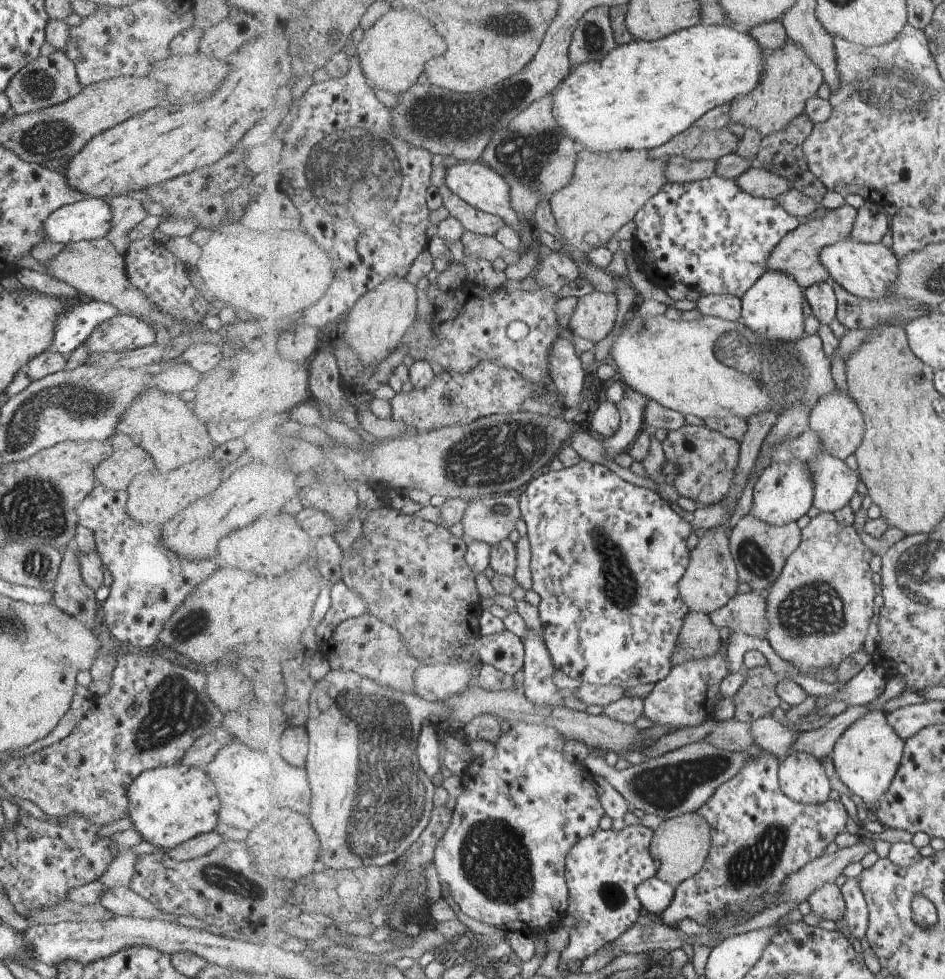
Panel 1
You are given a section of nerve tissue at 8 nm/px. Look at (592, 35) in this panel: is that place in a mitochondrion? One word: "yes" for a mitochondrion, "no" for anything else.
yes

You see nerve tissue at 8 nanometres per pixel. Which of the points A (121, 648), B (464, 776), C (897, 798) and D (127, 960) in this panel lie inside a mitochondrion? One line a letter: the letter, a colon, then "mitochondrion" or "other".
A: other
B: other
C: other
D: other

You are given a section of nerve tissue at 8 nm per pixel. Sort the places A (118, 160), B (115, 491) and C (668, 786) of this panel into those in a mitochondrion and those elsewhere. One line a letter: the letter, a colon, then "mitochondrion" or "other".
A: other
B: other
C: mitochondrion

